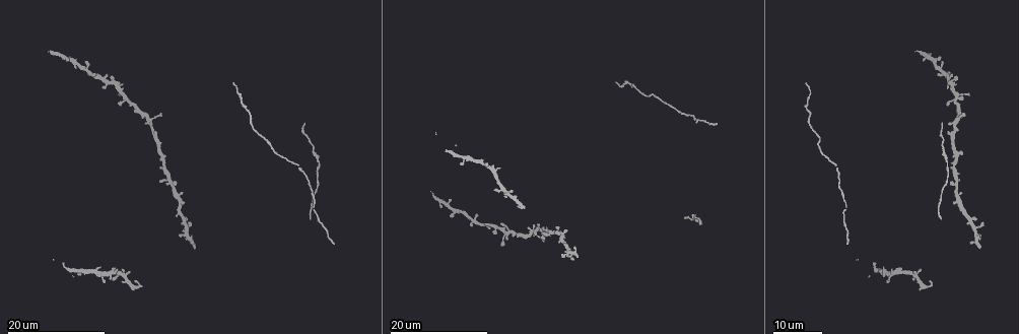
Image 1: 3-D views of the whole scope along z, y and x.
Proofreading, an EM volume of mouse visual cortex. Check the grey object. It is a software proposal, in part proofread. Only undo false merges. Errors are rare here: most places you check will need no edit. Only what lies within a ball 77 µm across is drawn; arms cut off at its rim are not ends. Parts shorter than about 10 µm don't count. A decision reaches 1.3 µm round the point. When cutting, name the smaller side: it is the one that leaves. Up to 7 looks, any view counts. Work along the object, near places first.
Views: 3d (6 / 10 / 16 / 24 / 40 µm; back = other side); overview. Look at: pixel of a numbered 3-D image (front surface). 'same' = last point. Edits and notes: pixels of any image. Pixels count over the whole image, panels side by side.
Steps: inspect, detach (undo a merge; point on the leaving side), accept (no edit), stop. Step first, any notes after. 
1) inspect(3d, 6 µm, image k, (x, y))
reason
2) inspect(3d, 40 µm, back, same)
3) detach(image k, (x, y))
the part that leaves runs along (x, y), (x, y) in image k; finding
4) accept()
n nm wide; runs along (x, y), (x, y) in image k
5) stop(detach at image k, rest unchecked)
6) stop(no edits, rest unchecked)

inspect(3d, 16 µm, image 1, (131, 106))
thick turns thin

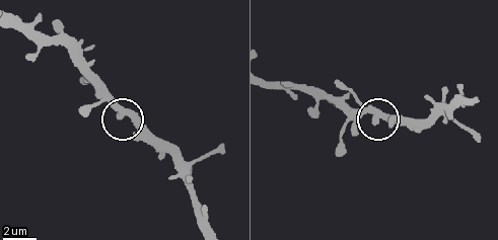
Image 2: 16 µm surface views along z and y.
inspect(3d, 6 µm, image 2, (131, 115))
zoom in

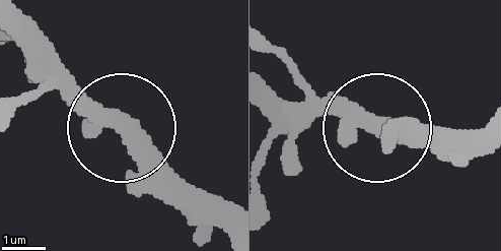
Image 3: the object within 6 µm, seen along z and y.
accept()
continuous, no second neuron

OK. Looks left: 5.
inspect(3d, 24 µm, image 1, (956, 186))
four-way junction

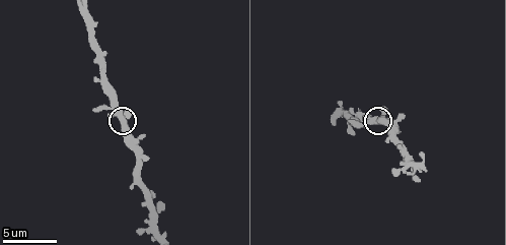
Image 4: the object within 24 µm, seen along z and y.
inspect(3d, 6 µm, image 4, (121, 118))

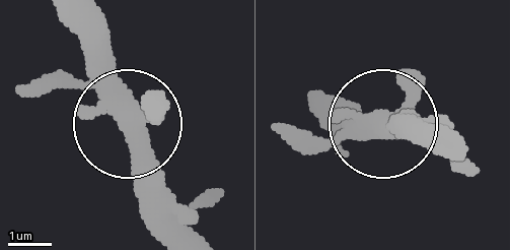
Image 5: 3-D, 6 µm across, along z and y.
accept()
380 nm wide; runs along (171, 100), (128, 110), (98, 12) in image 5; continuous, no second neuron

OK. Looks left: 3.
inspect(3d, 24 µm, image 1, (96, 79))
three-way junction

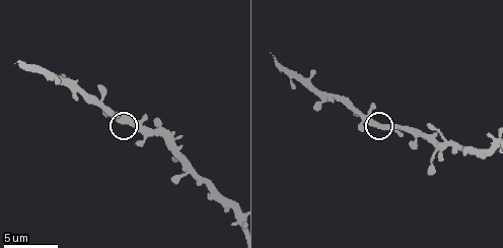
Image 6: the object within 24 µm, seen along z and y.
inspect(3d, 10 µm, image 6, (122, 121))
zoom in

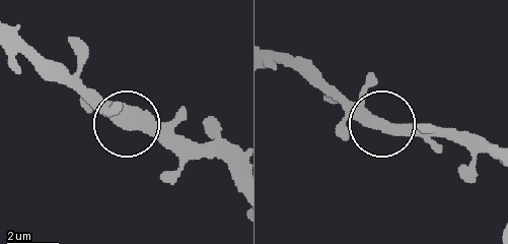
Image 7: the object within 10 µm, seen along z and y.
accept()
340 nm wide; runs along (489, 149), (469, 136), (417, 136), (371, 121), (334, 86) in image 7; all the same neuron

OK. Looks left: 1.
stop(no edits, rest unchecked)

